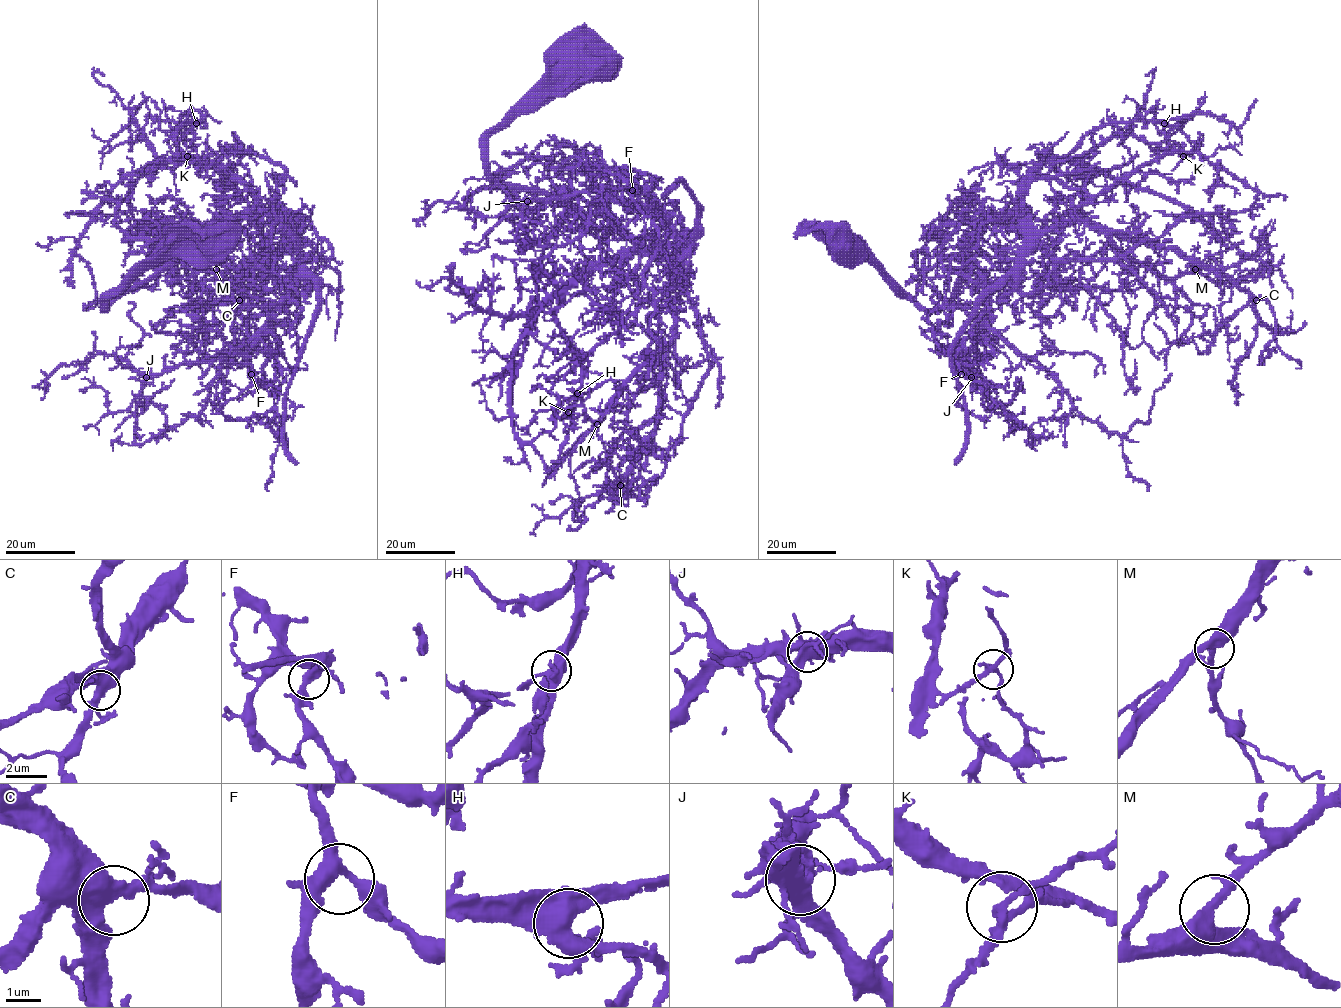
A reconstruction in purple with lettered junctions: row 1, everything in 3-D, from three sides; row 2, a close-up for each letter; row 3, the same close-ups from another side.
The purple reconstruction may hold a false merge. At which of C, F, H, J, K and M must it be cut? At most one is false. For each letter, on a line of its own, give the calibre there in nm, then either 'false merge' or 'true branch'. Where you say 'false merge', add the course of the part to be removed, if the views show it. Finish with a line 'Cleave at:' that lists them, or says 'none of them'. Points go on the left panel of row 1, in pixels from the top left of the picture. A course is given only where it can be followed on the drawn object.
C: 440 nm | true branch
F: 380 nm | true branch
H: 500 nm | true branch
J: 440 nm | true branch
K: 180 nm | false merge | (188, 156), (177, 153), (184, 129), (177, 123), (156, 121), (145, 105), (142, 92)
M: 360 nm | true branch
Cleave at: K

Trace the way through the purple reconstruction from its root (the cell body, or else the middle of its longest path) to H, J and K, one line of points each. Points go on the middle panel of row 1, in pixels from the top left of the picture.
H: (600, 64), (571, 66), (487, 139), (498, 182), (560, 195), (635, 246), (588, 270), (557, 307), (577, 393)
J: (600, 64), (571, 66), (499, 127), (487, 170), (679, 250), (639, 204), (527, 201)
K: (600, 64), (487, 139), (498, 182), (635, 246), (557, 307), (581, 371), (571, 428), (568, 412)

